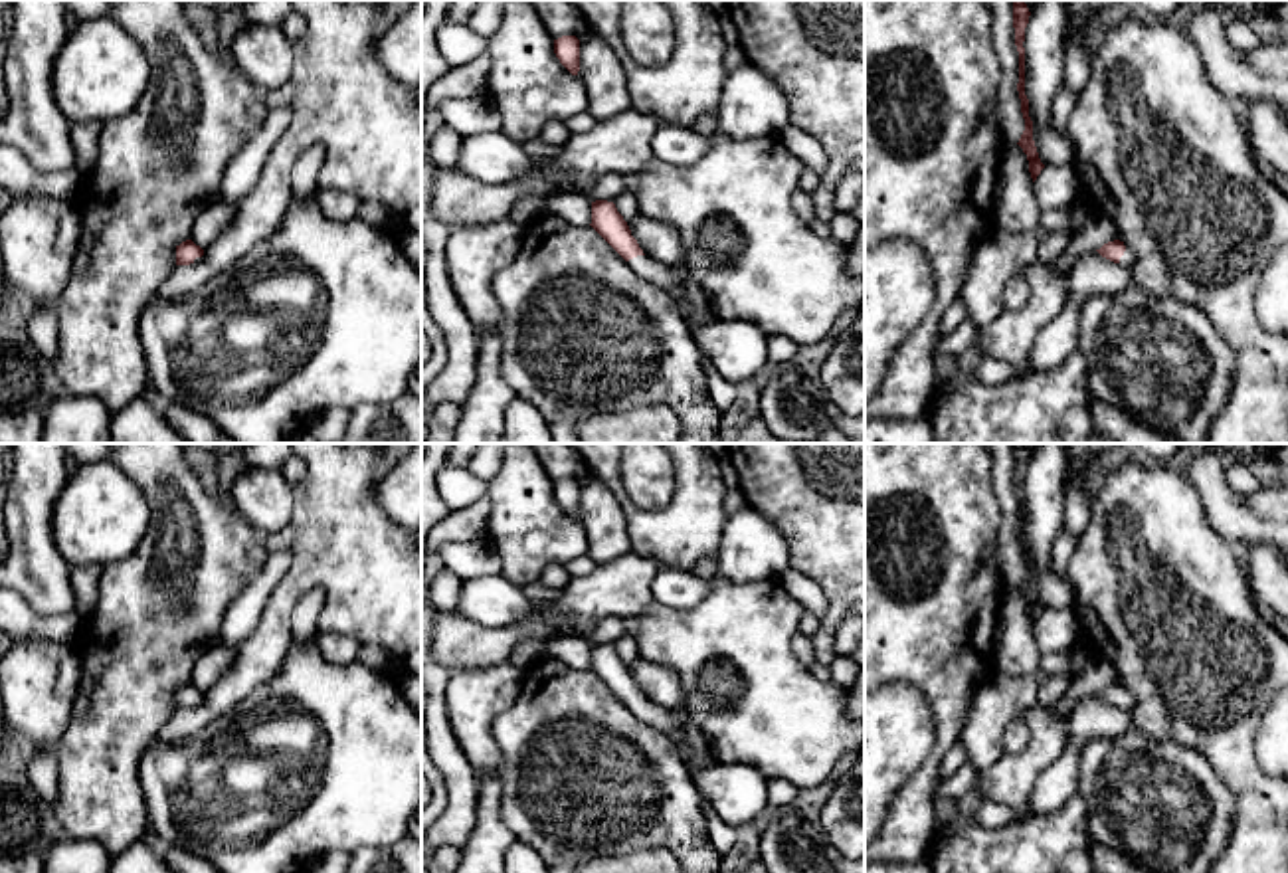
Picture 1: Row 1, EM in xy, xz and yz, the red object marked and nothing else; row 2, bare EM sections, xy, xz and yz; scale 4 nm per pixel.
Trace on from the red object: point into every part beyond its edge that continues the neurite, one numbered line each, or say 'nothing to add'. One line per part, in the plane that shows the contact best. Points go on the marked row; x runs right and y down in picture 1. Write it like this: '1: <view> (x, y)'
1: xz (736, 349)

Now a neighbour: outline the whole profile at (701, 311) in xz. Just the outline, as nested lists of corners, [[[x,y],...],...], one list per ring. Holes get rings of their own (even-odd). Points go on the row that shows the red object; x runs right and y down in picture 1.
[[[677,273],[677,279],[679,279],[679,283],[683,287],[683,295],[690,307],[690,325],[702,325],[706,321],[714,321],[716,317],[704,297],[700,285],[681,273]]]

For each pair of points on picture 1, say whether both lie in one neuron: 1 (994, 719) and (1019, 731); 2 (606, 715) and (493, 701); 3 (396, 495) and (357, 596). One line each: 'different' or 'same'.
1: different
2: different
3: different

